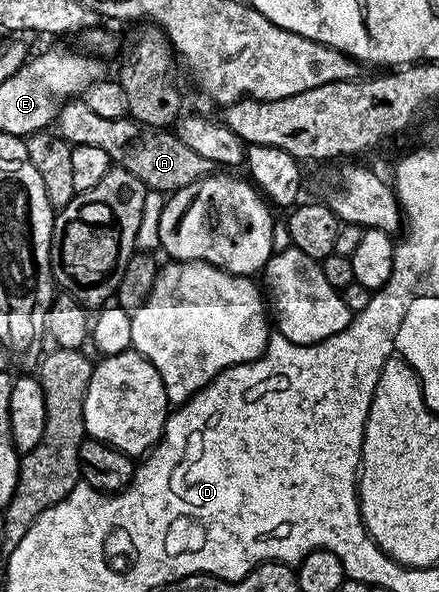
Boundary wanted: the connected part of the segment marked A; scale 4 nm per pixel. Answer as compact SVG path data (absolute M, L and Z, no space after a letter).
M67 99L59 105L57 132L72 146L102 147L105 155L109 155L112 166L129 171L129 175L141 179L148 190L164 195L189 187L189 183L197 183L202 177L210 177L217 169L209 159L197 155L197 151L190 147L185 147L185 143L181 143L174 132L148 129L126 115L117 119L105 119L95 114L90 107L85 107L81 99Z

